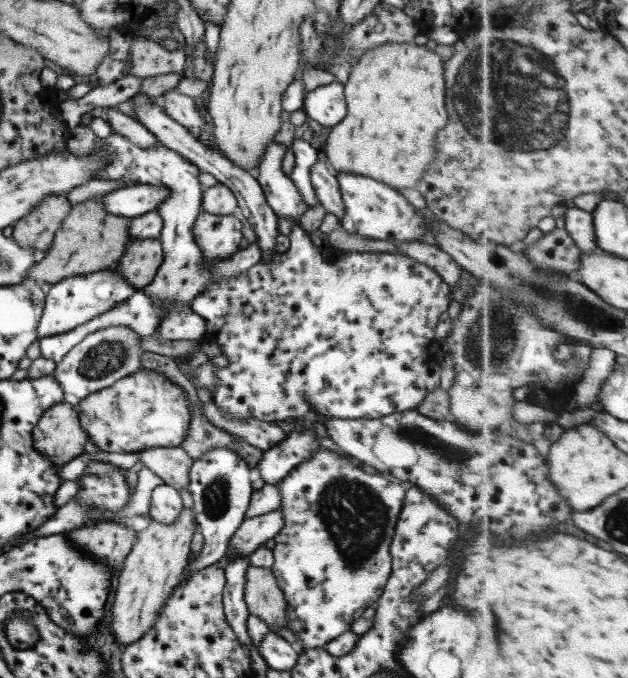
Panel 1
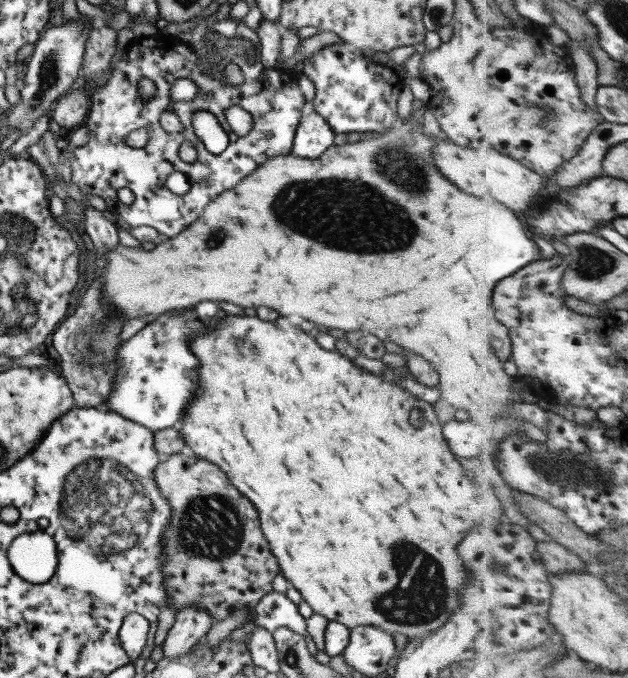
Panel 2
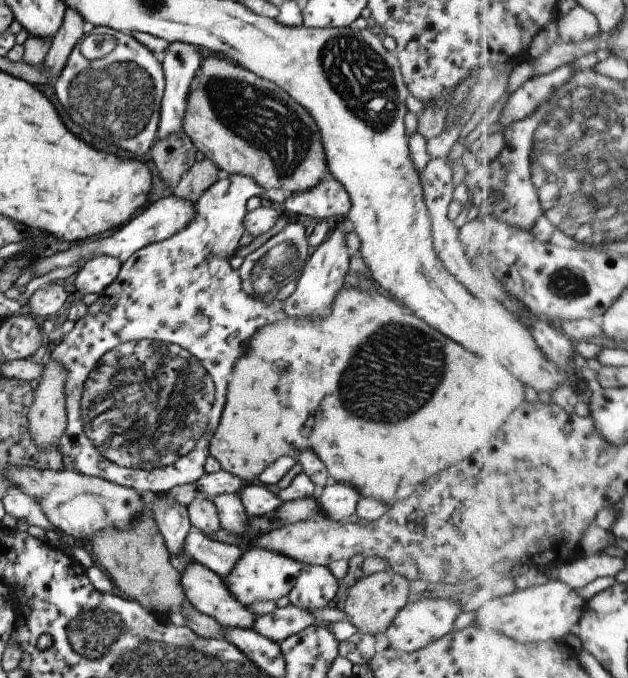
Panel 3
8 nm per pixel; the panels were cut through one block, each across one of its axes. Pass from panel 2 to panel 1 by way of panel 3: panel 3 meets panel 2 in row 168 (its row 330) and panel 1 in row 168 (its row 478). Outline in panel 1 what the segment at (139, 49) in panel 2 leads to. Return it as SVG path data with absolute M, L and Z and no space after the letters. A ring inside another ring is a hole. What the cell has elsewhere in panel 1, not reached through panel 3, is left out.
M76 125L69 132L66 146L76 157L84 157L94 153L95 149L105 149L108 162L103 168L94 172L97 180L128 180L128 185L152 184L158 187L167 187L170 190L168 197L155 210L162 218L162 227L159 236L163 249L161 264L157 267L155 276L149 284L146 284L144 293L151 299L153 309L161 311L163 318L157 324L157 330L151 335L177 344L184 341L202 340L205 334L205 321L201 316L195 315L189 310L188 302L195 298L211 281L212 278L221 277L230 279L240 272L245 272L255 265L261 258L258 240L255 239L245 249L236 250L225 261L206 262L202 260L201 251L195 244L192 235L194 218L201 210L201 195L203 188L197 181L197 174L201 172L192 162L185 160L176 152L169 150L161 142L144 153L131 141L111 131L110 135L103 139L93 135L89 126Z

